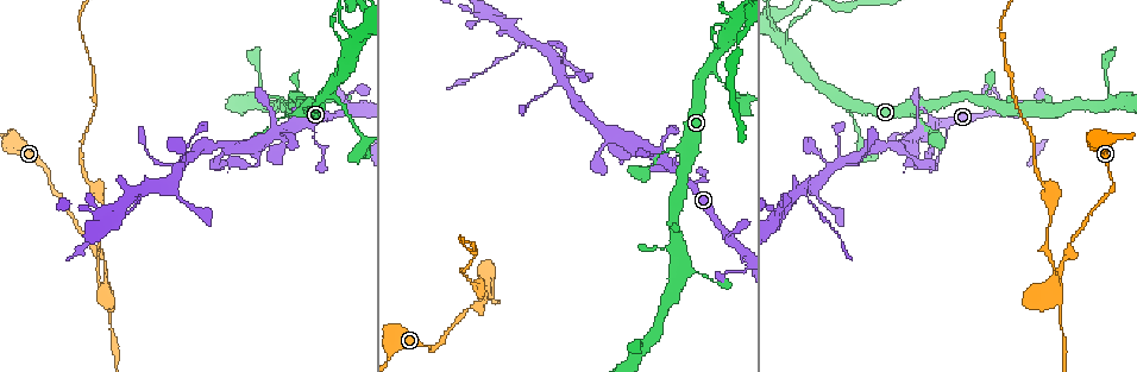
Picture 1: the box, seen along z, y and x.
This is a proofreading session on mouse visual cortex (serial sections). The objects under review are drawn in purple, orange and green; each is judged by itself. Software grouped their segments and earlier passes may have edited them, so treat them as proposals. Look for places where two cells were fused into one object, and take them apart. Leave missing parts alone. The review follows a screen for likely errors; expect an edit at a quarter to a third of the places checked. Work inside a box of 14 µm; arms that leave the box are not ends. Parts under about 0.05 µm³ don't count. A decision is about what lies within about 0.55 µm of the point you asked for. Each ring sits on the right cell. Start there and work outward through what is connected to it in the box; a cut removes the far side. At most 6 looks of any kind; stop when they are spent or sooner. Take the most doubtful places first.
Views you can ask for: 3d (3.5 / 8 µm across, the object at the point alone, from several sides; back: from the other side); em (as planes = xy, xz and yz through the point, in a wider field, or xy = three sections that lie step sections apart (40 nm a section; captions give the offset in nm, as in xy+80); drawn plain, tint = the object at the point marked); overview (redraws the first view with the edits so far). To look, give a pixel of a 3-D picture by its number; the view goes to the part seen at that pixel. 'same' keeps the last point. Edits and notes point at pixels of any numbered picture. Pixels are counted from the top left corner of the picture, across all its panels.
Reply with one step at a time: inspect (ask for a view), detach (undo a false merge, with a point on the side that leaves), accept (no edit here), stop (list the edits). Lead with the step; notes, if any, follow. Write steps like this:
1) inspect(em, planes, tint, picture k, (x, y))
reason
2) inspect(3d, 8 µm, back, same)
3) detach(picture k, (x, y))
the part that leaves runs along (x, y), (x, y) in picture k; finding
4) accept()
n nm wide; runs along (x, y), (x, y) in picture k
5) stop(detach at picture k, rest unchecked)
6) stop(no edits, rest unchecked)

inspect(3d, 3.5 µm, picture 1, (1056, 289))
arms run side by side

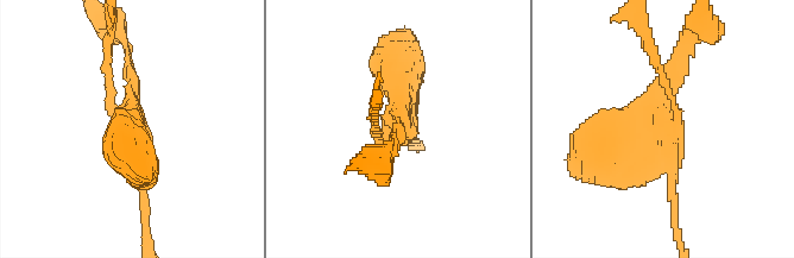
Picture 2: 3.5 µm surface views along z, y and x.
inspect(em, xy, step 3, tint, picture 2, (658, 117))
4 arms; arms of 100, 150, 150, 500 nm; shape alone is not enough

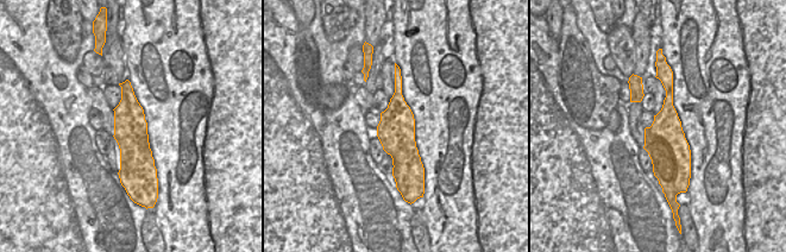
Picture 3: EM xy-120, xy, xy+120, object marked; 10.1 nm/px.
inspect(em, xy, step 2, tint, same)

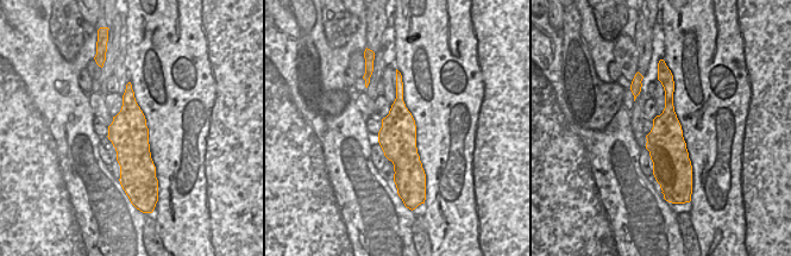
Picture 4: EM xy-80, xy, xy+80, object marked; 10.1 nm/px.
detach(picture 2, (144, 214))
border along (647, 141), (673, 162), (673, 188) in picture 4; a second cell is stuck on

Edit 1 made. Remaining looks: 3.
inspect(3d, 3.5 µm, picture 1, (564, 76))
small branch off a trunk

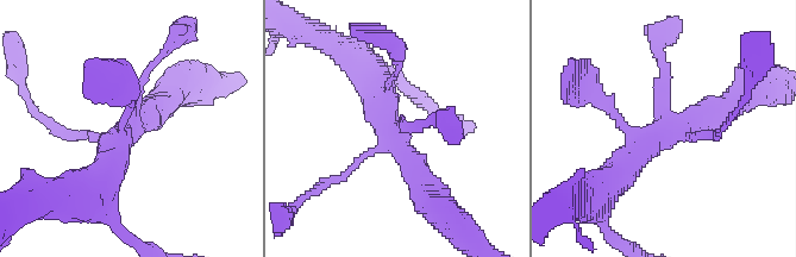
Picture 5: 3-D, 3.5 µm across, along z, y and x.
inspect(em, xy, step 3, tint, picture 5, (670, 129))
shape alone is not enough

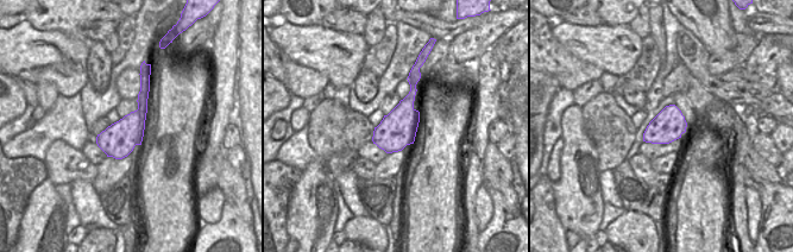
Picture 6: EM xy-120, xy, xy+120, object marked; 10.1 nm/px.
accept()
runs along (733, 105), (644, 144), (614, 177) in picture 5; one cell here

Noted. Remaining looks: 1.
stop(detach at picture 2, rest unchecked)

